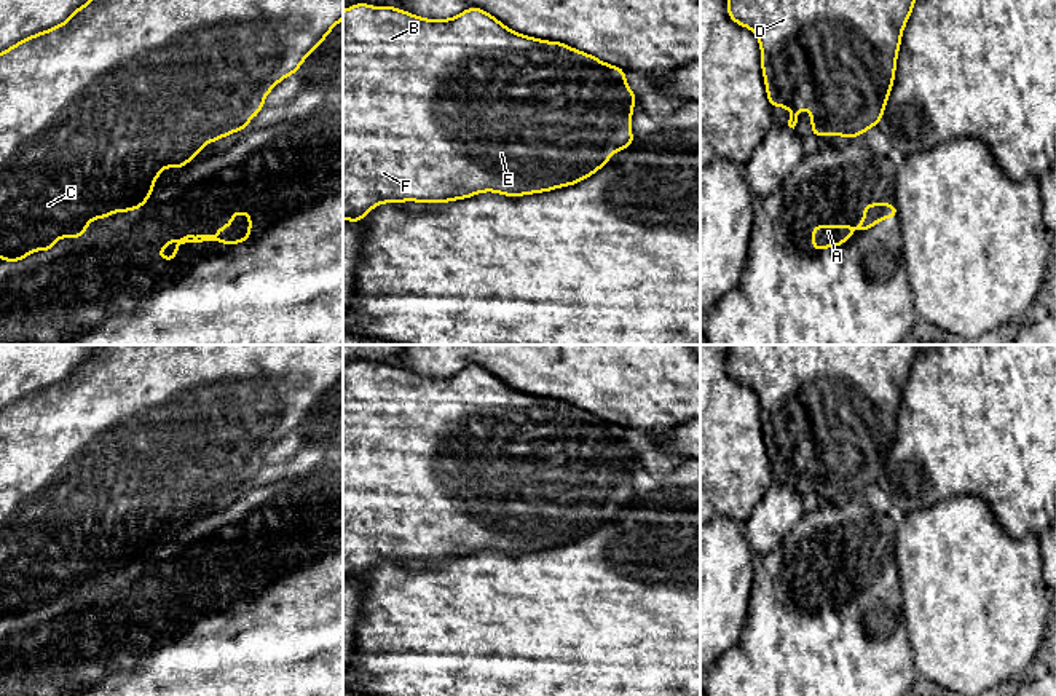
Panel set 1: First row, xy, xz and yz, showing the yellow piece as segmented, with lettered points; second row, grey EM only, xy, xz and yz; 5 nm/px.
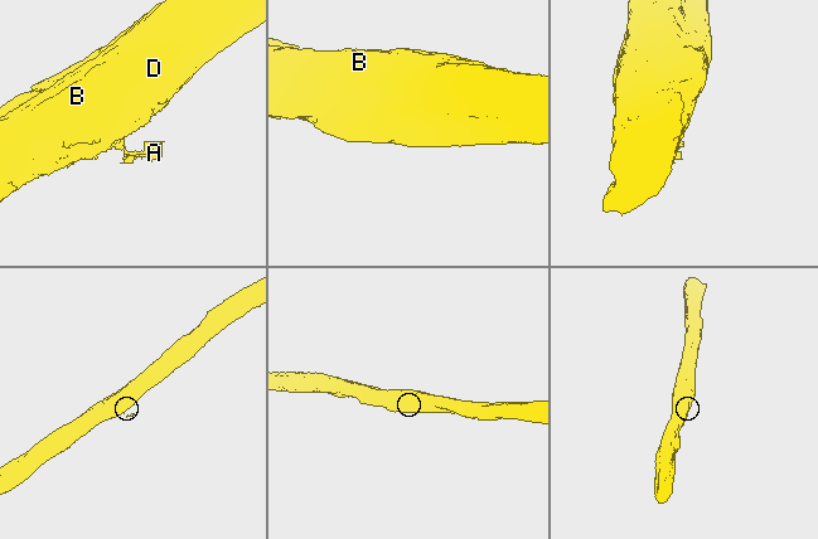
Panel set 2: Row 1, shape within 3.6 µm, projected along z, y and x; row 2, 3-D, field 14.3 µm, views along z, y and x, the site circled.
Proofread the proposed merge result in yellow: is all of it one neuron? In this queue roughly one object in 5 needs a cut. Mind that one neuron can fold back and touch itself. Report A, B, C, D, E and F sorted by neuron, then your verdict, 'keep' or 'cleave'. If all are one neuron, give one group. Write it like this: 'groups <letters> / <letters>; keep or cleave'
groups A B C D E F; keep

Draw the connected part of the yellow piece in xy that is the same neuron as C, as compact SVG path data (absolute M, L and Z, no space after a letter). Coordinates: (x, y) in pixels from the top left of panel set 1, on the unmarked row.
M100 345L100 346L99 346L99 348L97 348L97 350L96 350L96 351L94 351L94 353L93 353L93 354L91 354L91 358L89 358L89 359L86 359L86 361L85 361L85 362L83 362L83 364L80 364L80 366L77 366L77 367L75 367L75 369L73 369L73 370L72 370L72 372L70 372L70 374L69 374L69 377L67 377L67 378L64 378L64 380L62 380L62 382L59 382L59 383L56 383L56 385L51 385L51 386L48 386L48 388L45 388L45 390L40 390L40 391L35 391L35 393L30 393L30 394L27 394L27 396L24 396L24 397L21 397L21 399L19 399L19 401L16 401L16 402L14 402L14 404L11 404L11 405L8 405L8 407L5 407L5 409L2 409L2 410L0 410L0 616L3 616L3 618L5 618L5 619L6 619L6 621L10 621L10 619L18 619L18 618L24 618L24 616L26 616L26 615L27 615L27 613L29 613L29 611L30 611L30 610L33 610L33 608L51 608L51 607L53 607L53 605L54 605L54 599L56 599L56 597L59 597L59 595L83 595L83 594L85 594L85 586L86 586L86 584L88 584L88 583L89 583L89 581L91 581L91 578L93 578L93 576L107 576L107 575L108 575L108 573L110 573L110 571L112 571L112 570L129 570L129 568L132 568L132 567L140 567L140 565L142 565L142 564L144 564L144 562L145 562L145 559L147 559L147 557L150 557L150 554L152 554L152 551L153 551L153 543L155 543L155 536L156 536L156 535L160 535L160 533L161 533L161 527L163 527L163 525L185 525L185 524L187 524L187 520L188 520L188 519L191 519L191 517L193 517L193 516L195 516L195 512L196 512L196 511L198 511L198 509L201 509L201 508L203 508L203 504L204 504L204 503L206 503L206 501L209 501L209 500L217 500L217 498L219 498L219 496L220 496L220 495L223 495L223 493L233 493L233 492L234 492L234 488L236 488L236 487L241 487L241 488L244 488L244 490L246 490L246 487L247 487L247 480L249 480L249 477L250 477L250 476L255 476L255 474L257 474L257 473L258 473L258 469L260 469L260 468L262 468L262 465L263 465L263 461L265 461L265 453L266 453L266 452L270 452L270 449L271 449L271 447L273 447L273 445L274 445L274 444L276 444L276 442L278 442L278 441L279 441L279 439L281 439L281 437L284 437L284 436L286 436L286 434L289 434L289 433L292 433L292 431L297 431L297 429L298 429L298 426L300 426L300 421L301 421L301 420L303 420L303 418L305 418L305 417L306 417L306 415L308 415L308 413L311 413L311 410L313 410L313 409L314 409L314 405L316 405L316 404L317 404L317 402L319 402L319 401L322 401L322 399L324 399L324 397L325 397L325 394L327 394L327 393L329 393L329 390L330 390L330 388L332 388L332 386L333 386L333 385L335 385L335 383L337 383L337 382L338 382L338 380L340 380L340 378L341 378L341 377L343 377L343 345Z

